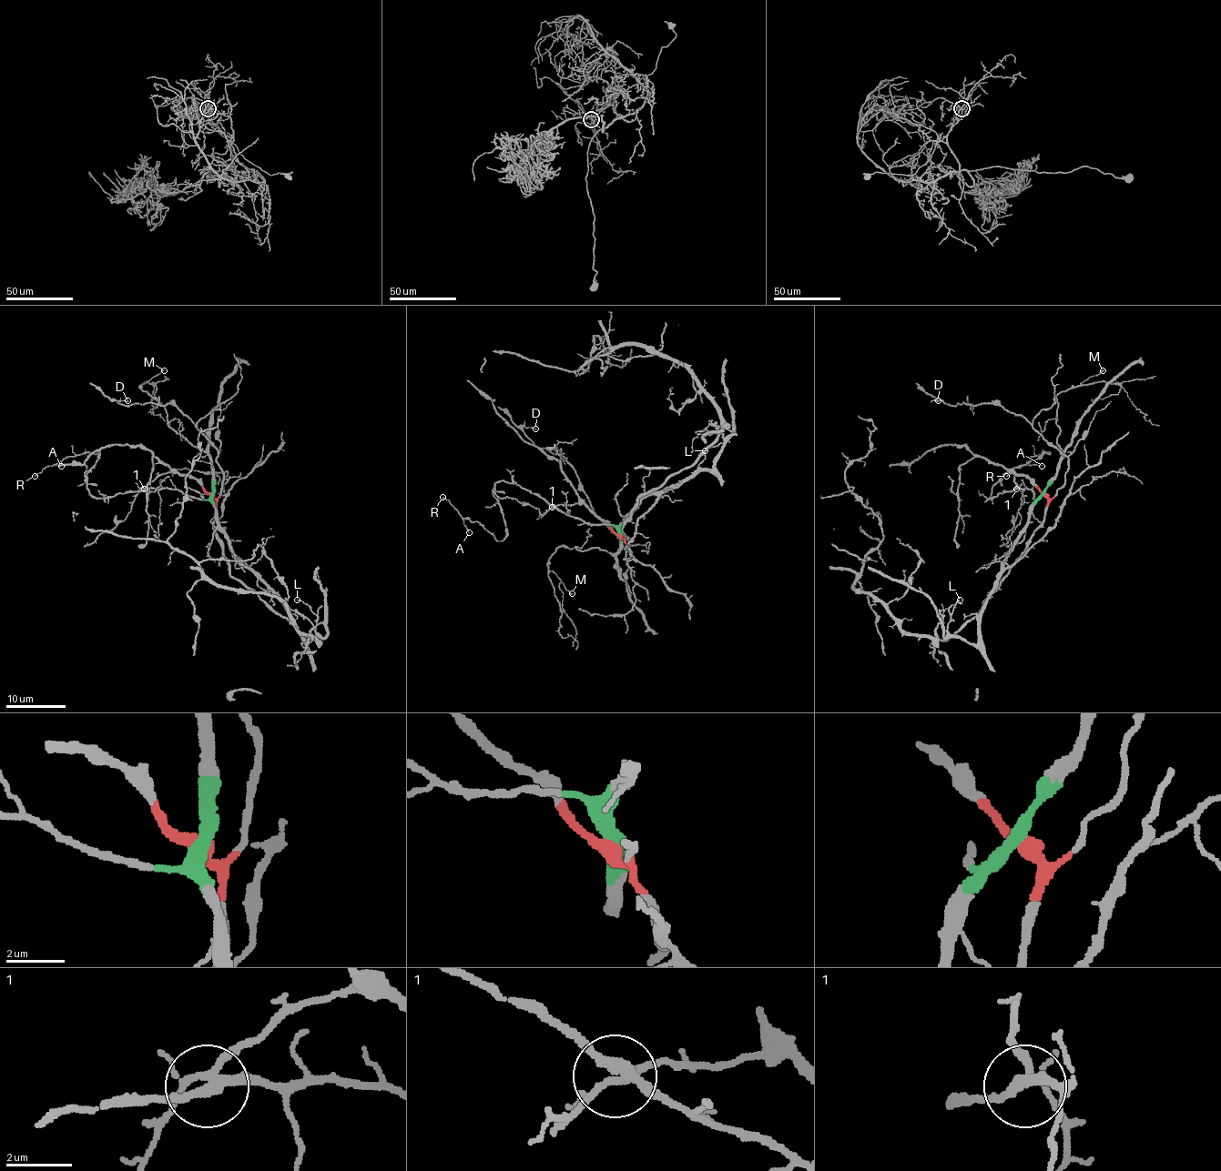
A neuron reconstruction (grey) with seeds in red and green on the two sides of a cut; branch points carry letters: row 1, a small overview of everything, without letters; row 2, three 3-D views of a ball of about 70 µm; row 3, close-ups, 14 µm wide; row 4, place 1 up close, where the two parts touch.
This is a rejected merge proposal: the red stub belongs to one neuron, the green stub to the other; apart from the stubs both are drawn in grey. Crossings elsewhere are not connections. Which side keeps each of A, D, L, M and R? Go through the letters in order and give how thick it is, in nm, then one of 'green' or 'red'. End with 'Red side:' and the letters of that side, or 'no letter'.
A: calibre 100 nm; green
D: calibre 110 nm; red
L: calibre 90 nm; green
M: calibre 150 nm; green
R: calibre 110 nm; green
Red side: D

